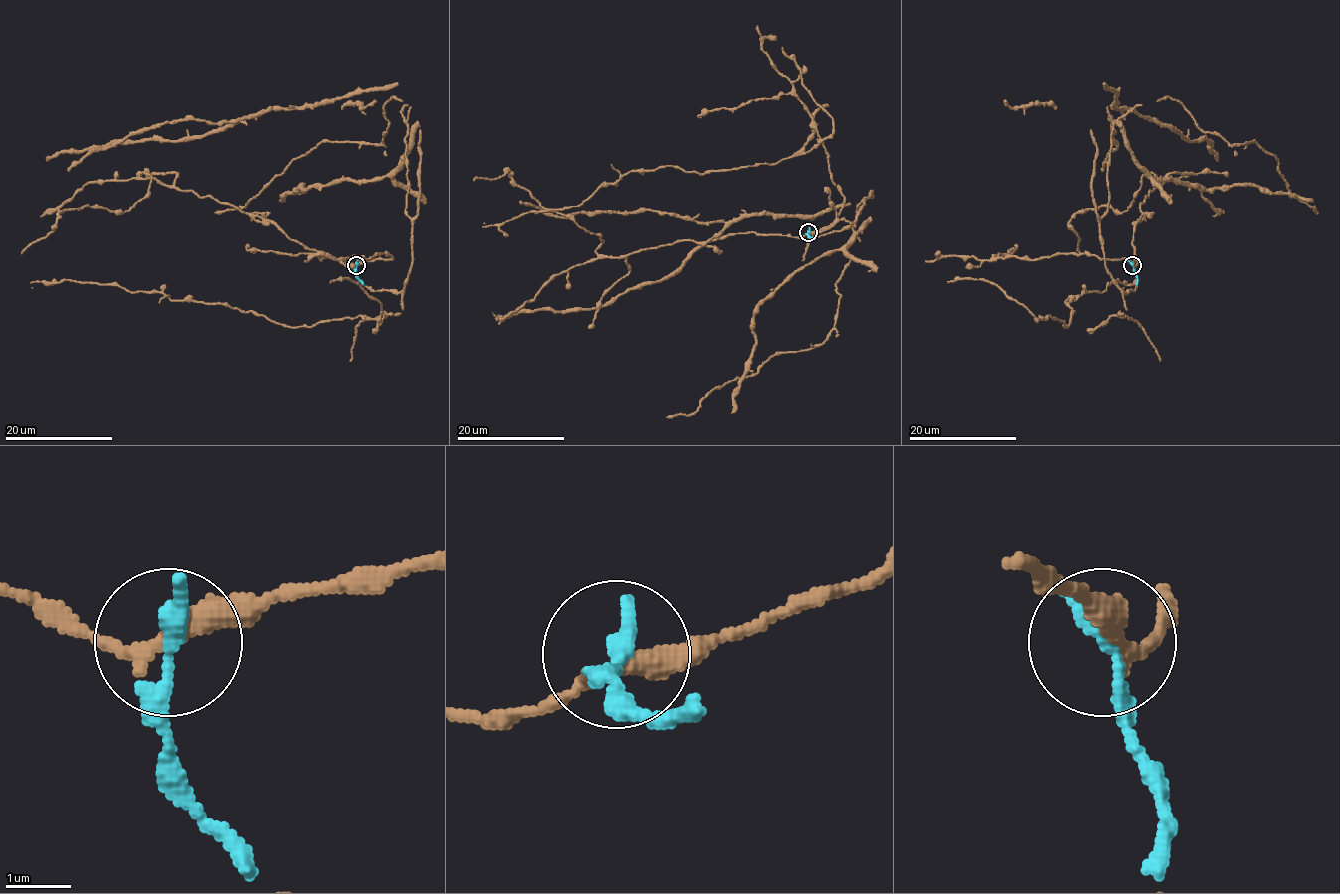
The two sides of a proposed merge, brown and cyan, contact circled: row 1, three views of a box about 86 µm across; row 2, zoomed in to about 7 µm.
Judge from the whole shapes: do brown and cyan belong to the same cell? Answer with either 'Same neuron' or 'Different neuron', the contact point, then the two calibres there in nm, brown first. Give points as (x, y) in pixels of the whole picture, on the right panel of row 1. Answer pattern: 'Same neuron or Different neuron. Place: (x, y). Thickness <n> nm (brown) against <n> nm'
Same neuron. Place: (1132, 265). Thickness 300 nm (brown) against 240 nm

